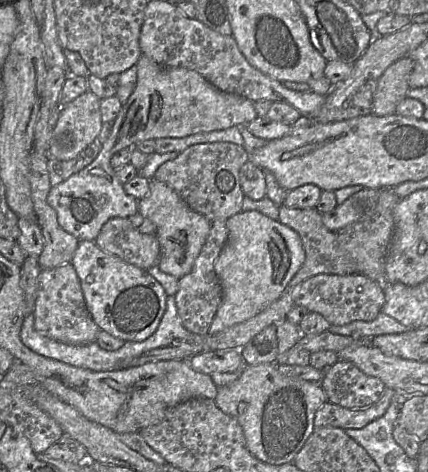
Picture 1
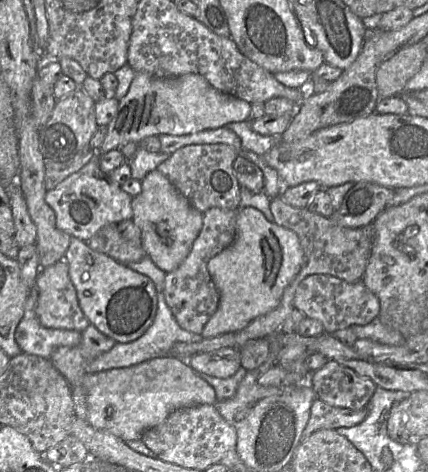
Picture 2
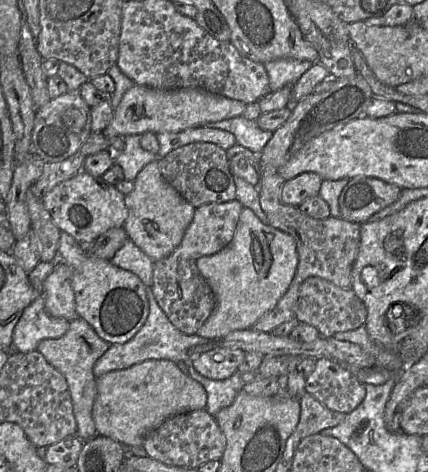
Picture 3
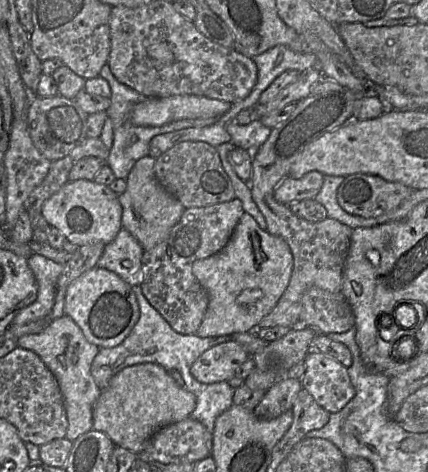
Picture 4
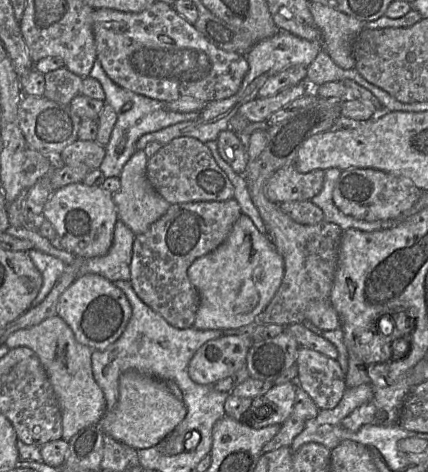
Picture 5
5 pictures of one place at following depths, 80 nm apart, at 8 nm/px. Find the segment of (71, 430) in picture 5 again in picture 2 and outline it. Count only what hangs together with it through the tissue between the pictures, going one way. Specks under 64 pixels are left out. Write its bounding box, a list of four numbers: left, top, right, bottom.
[50,324,117,421]

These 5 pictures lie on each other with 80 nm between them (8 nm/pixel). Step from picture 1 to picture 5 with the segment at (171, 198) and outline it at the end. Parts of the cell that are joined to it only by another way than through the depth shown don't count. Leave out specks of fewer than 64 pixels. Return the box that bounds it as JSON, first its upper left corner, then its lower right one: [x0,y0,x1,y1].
[113,149,170,235]

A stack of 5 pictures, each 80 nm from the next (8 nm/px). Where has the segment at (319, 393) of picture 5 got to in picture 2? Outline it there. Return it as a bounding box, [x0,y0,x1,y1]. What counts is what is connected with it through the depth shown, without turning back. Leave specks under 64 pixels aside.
[308,360,377,410]

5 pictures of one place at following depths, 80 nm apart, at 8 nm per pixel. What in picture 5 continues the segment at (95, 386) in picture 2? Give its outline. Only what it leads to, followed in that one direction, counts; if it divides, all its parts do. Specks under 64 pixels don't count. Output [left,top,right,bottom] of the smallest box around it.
[96,370,187,449]

